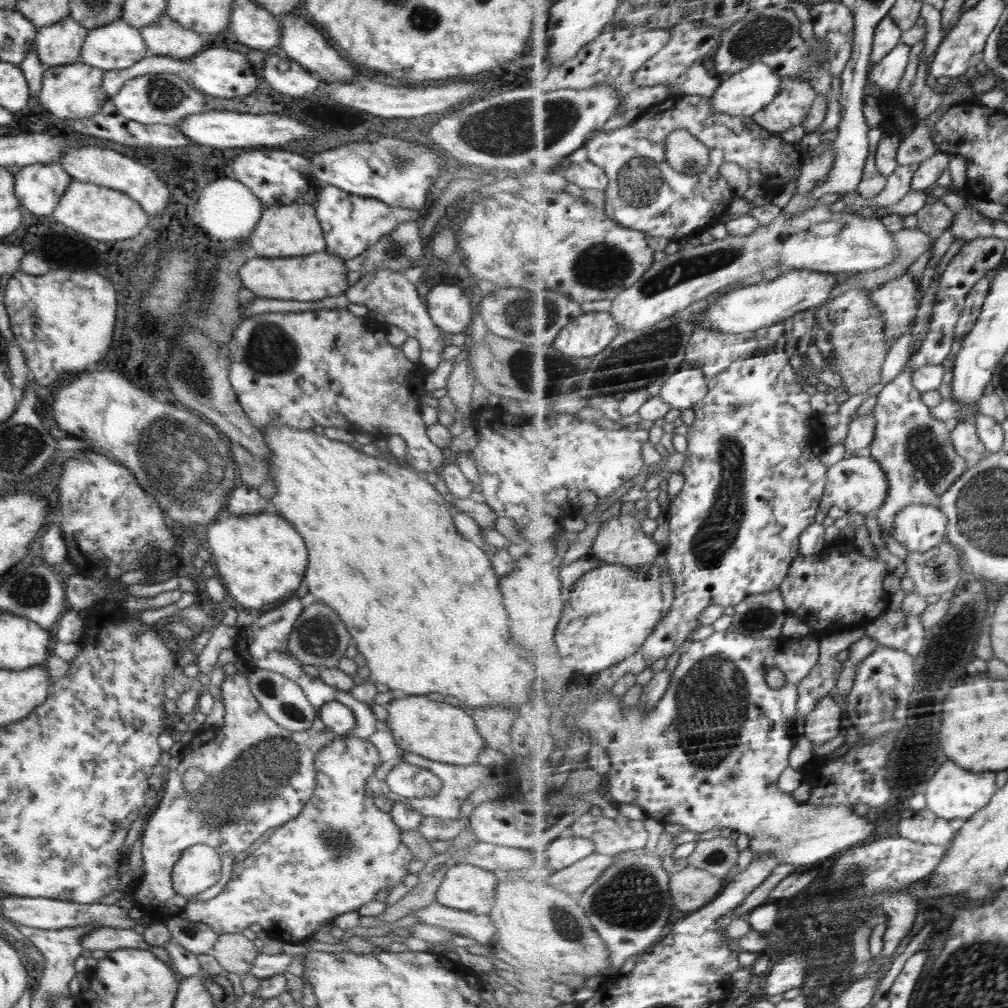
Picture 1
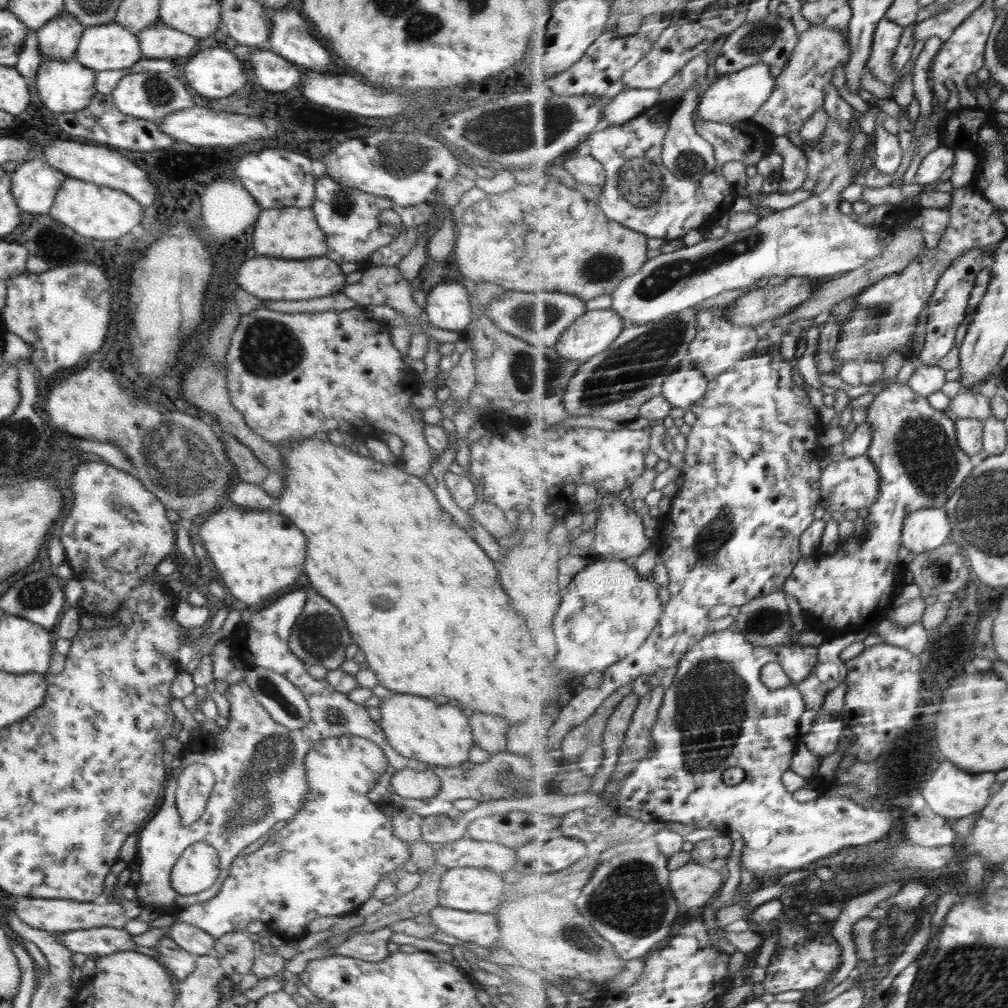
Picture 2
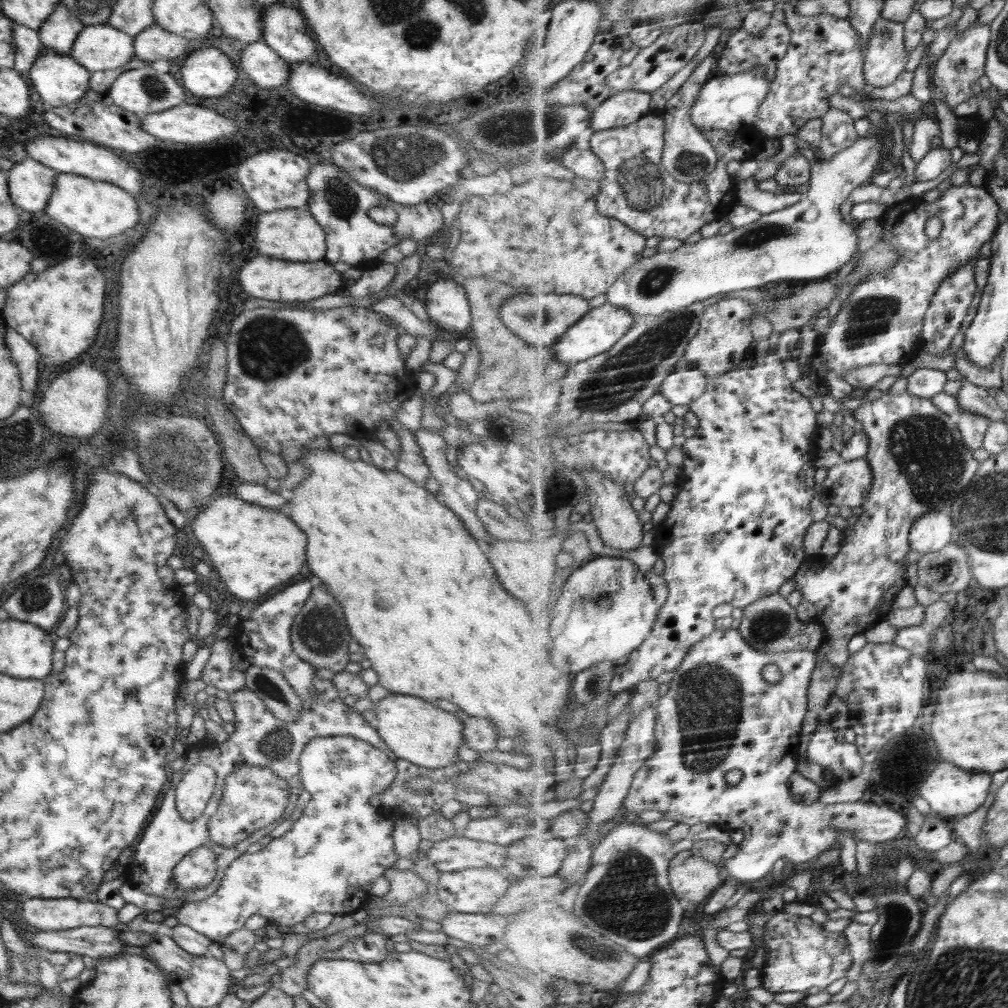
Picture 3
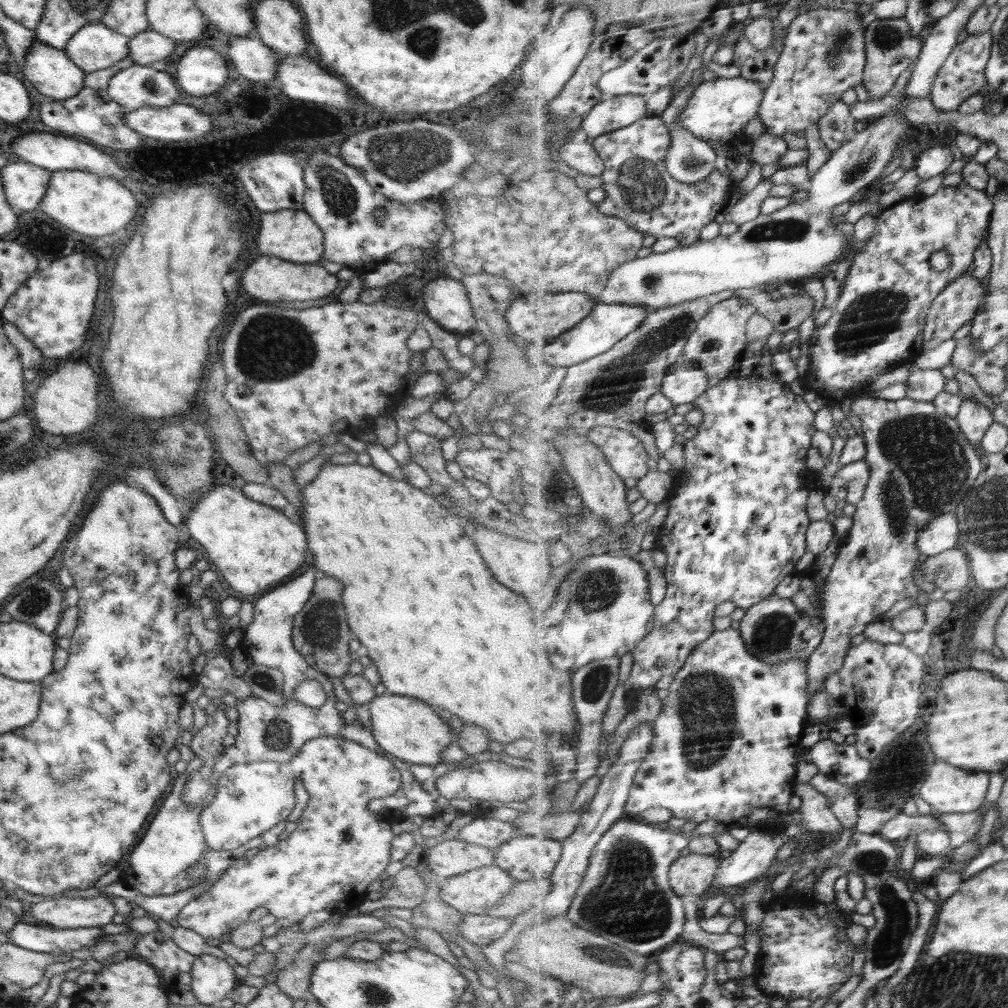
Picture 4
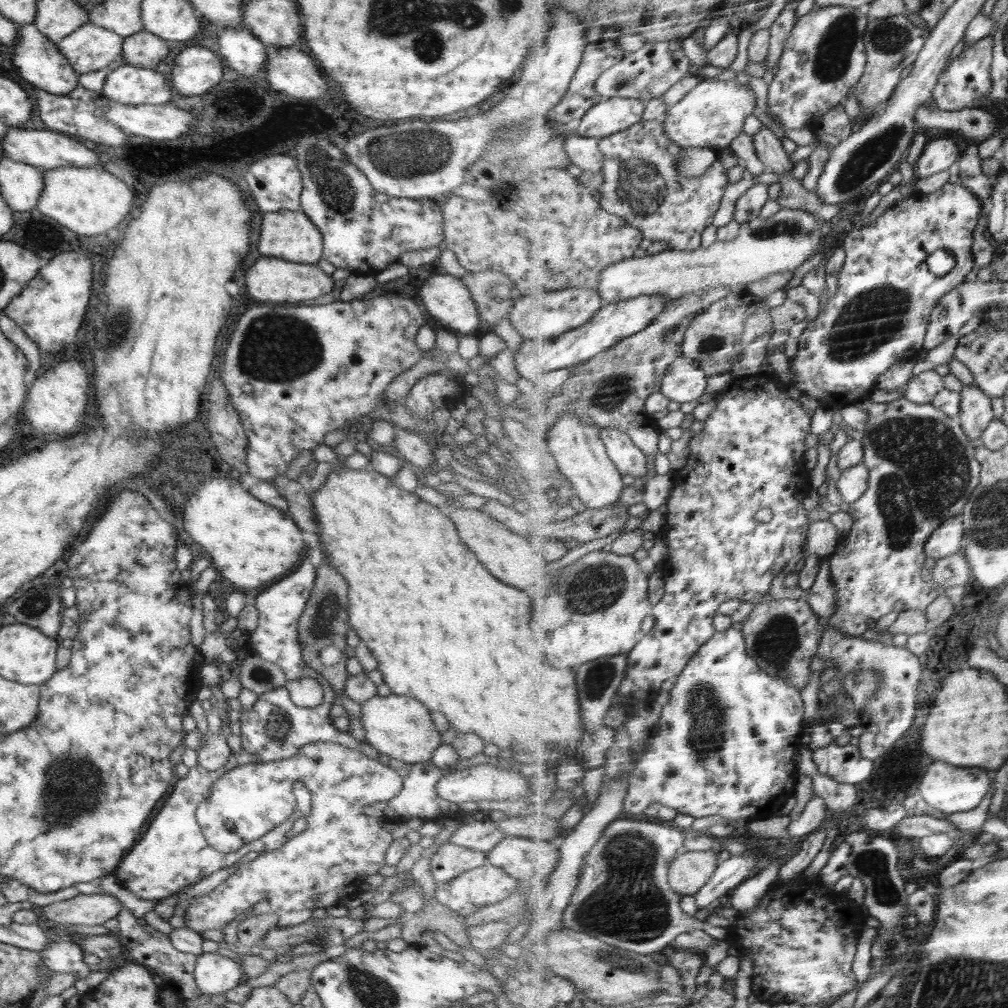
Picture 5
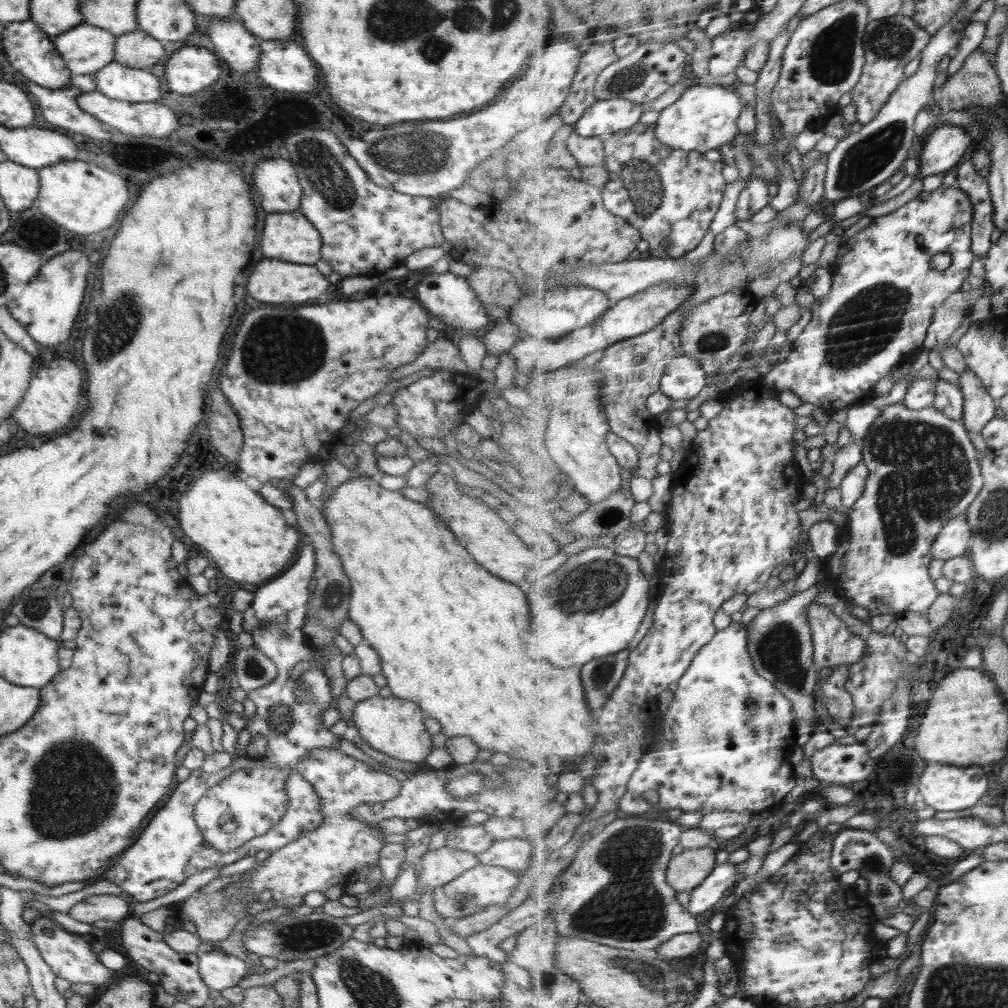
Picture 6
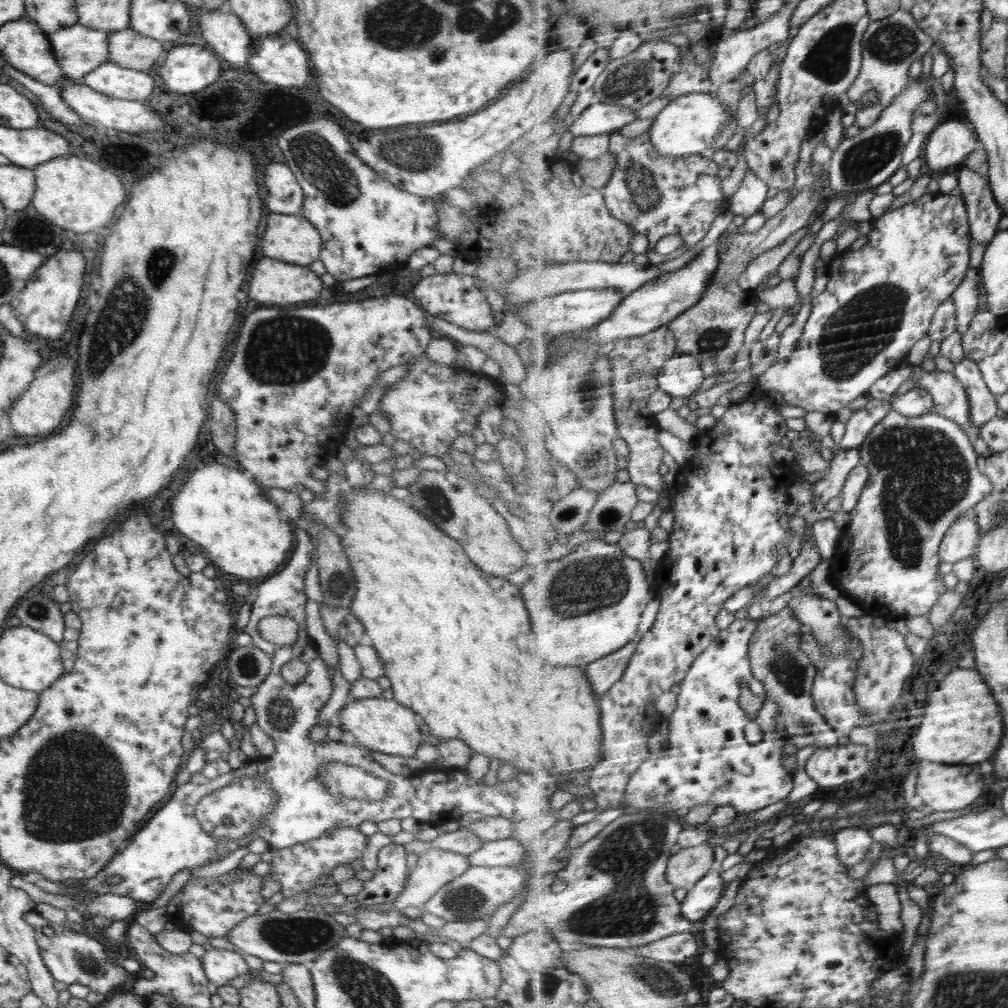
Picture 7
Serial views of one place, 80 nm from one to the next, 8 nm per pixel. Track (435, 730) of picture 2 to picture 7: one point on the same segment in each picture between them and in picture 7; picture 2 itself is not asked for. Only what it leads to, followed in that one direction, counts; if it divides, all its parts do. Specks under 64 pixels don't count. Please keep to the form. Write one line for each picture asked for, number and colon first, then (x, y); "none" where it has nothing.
3: (414, 729)
4: (405, 727)
5: (400, 727)
6: (395, 726)
7: (383, 725)

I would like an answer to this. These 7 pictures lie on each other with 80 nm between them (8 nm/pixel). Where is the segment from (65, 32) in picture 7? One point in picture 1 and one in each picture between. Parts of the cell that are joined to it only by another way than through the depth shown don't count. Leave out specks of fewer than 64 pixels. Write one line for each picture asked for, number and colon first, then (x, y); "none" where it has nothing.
1: (117, 45)
2: (111, 46)
3: (99, 47)
4: (94, 47)
5: (89, 48)
6: (85, 49)

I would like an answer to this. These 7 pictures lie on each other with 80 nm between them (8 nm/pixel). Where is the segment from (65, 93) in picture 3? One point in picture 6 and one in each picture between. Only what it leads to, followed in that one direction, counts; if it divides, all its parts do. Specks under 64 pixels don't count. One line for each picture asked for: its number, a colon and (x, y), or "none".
4: (52, 73)
5: (38, 60)
6: (29, 49)

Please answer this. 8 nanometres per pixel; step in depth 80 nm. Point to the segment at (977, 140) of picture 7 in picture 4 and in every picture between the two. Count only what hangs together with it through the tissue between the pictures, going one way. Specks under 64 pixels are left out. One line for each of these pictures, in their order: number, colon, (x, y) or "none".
4: (934, 160)
5: (940, 154)
6: (944, 149)

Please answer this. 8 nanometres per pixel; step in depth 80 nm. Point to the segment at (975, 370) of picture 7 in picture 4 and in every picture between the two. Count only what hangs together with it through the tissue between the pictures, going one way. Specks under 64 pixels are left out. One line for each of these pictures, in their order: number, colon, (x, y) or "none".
4: (975, 418)
5: (977, 413)
6: (980, 406)

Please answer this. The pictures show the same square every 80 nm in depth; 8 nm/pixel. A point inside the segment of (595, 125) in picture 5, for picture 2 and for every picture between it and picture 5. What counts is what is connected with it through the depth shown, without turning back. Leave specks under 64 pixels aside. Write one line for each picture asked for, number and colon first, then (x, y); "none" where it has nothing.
2: (631, 104)
3: (624, 108)
4: (613, 114)

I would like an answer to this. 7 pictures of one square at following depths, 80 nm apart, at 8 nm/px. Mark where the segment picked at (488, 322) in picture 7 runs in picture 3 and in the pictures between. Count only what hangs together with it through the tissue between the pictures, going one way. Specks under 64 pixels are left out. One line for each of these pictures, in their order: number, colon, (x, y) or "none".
3: (446, 302)
4: (445, 299)
5: (447, 299)
6: (448, 297)

